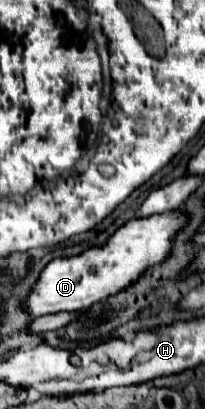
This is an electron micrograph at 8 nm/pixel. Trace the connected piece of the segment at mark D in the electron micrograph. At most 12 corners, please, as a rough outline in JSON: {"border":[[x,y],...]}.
{"border":[[179,210],[51,260],[21,308],[85,310],[167,258]]}

